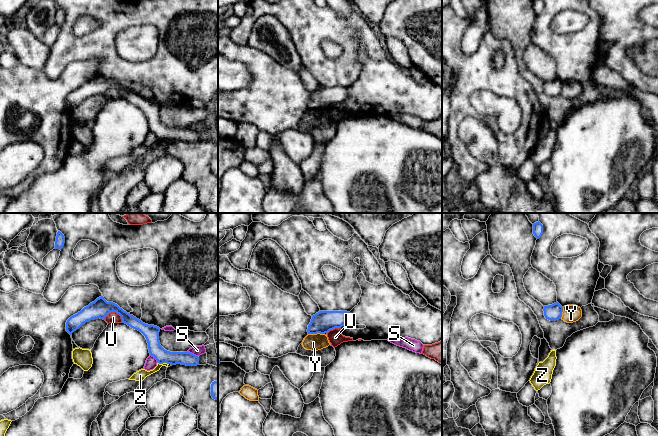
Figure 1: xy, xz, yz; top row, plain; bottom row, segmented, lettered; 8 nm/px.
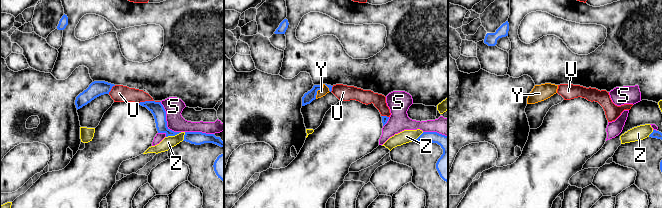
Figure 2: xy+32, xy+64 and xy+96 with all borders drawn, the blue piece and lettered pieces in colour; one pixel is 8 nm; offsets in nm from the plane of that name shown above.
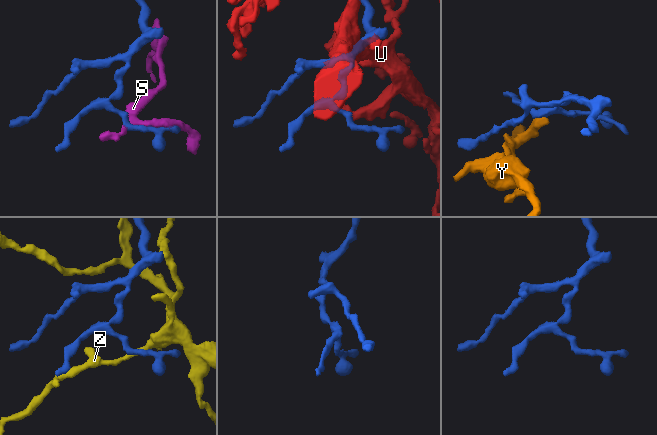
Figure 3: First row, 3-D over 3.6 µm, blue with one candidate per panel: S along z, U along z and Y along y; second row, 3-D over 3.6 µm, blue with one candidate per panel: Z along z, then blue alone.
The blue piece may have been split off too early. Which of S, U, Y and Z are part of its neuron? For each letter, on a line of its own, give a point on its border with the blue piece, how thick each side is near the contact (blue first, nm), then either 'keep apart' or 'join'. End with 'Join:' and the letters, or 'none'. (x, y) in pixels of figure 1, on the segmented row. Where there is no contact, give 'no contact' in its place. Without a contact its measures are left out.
S: xy (191, 353) | 110/80 nm | keep apart
U: xy (115, 311) | 160/90 nm | keep apart
Y: xz (316, 333) | 180/140 nm | keep apart
Z: xy (163, 362) | 120/90 nm | keep apart
Join: none

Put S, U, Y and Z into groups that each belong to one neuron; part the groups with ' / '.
S / U / Y / Z

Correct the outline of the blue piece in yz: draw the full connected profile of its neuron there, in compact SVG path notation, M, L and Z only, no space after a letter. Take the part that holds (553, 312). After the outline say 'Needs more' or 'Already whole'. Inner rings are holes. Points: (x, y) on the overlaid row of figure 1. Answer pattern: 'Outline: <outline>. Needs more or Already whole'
Outline: M556 302L552 305L544 306L543 311L546 319L550 321L556 321L561 319L563 307L558 302Z. Already whole

